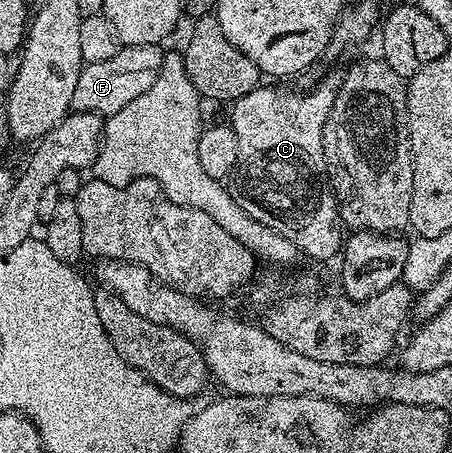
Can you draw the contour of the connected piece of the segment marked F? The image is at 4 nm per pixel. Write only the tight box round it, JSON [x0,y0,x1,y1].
[72,44,165,116]

